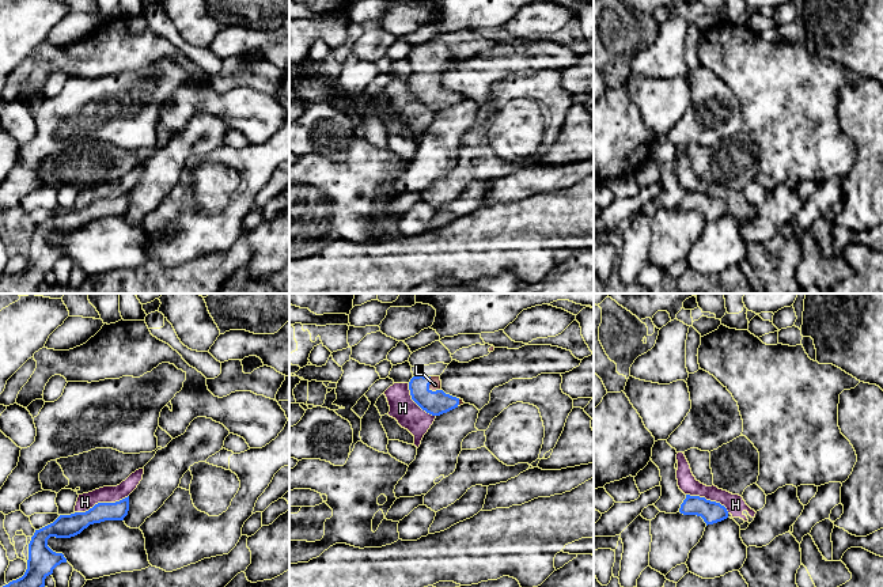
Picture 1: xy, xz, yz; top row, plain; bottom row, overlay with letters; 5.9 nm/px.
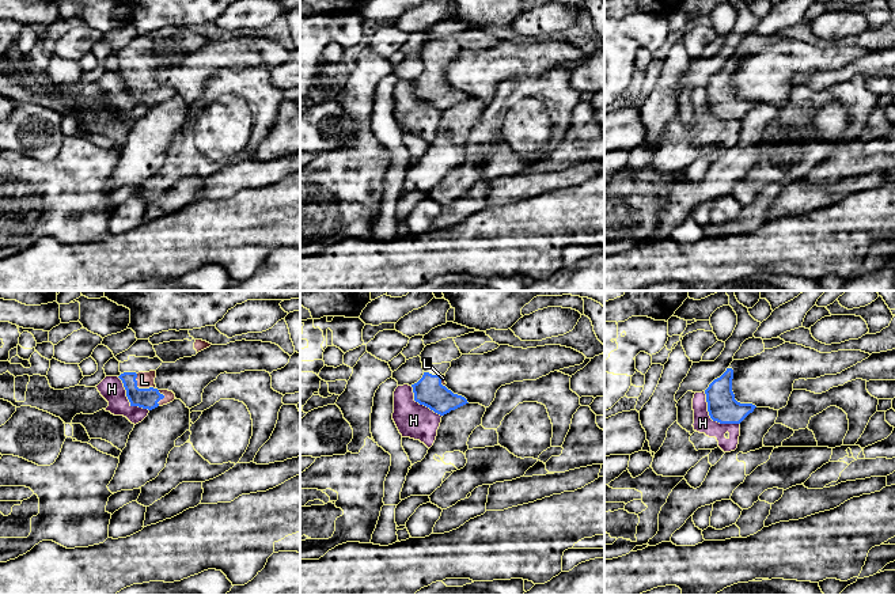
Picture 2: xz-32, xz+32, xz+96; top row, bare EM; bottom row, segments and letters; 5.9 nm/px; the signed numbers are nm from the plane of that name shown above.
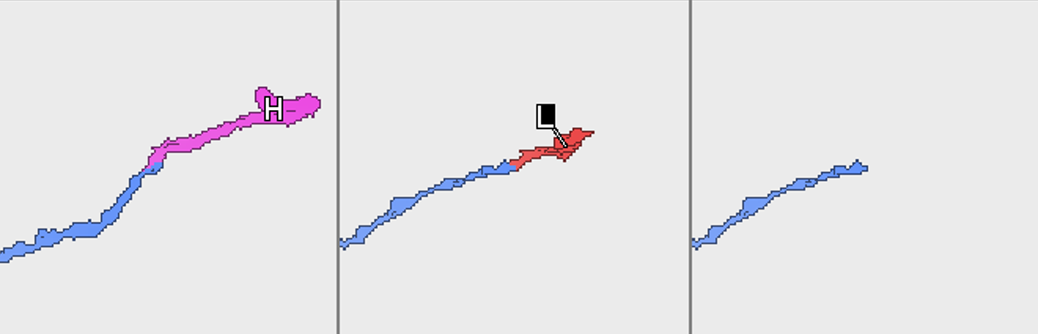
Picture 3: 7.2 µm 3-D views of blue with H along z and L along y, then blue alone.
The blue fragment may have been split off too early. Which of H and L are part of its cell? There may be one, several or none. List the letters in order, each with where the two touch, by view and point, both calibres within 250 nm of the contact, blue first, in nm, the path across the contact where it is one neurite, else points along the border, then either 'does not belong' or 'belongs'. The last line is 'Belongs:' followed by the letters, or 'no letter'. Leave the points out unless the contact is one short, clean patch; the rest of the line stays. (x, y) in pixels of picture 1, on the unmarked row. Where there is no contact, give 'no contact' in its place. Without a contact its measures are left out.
H: xy (101, 199) | 140/100 nm | does not belong
L: xz (428, 83) | 140/70 nm | across xz (436, 98), (428, 90), (428, 83), (435, 80) | belongs
Belongs: L

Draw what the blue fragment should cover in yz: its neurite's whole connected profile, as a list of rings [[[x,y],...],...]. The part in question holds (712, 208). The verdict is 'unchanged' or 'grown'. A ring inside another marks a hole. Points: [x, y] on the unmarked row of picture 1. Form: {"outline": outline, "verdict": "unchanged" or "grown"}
{"outline": [[[686,190],[686,194],[681,200],[679,208],[683,211],[701,212],[706,221],[721,217],[728,213],[727,204],[720,198],[690,190]]], "verdict": "unchanged"}

